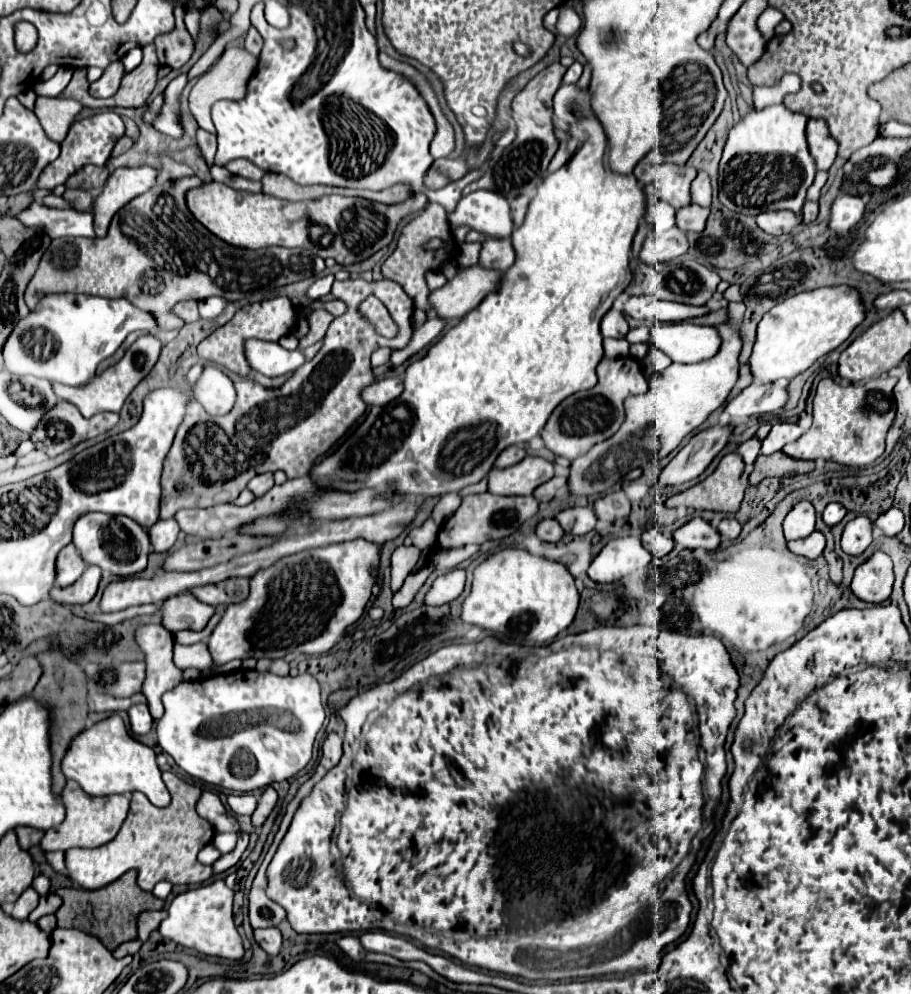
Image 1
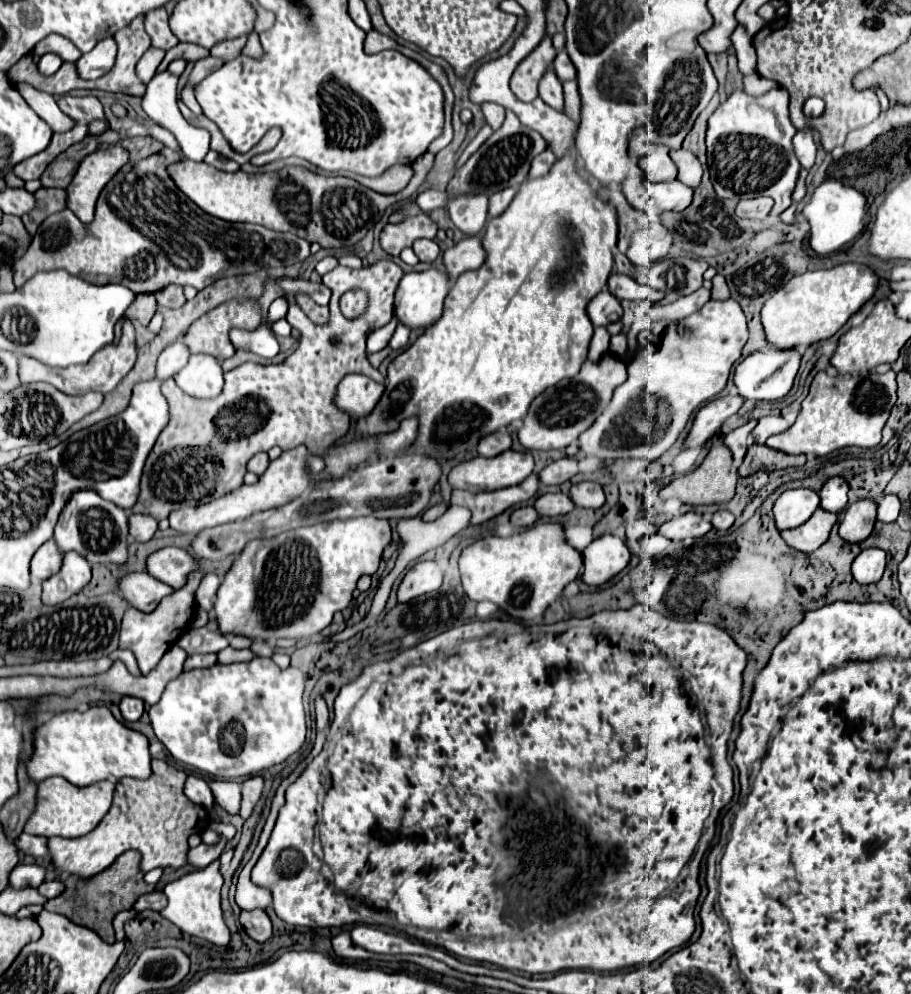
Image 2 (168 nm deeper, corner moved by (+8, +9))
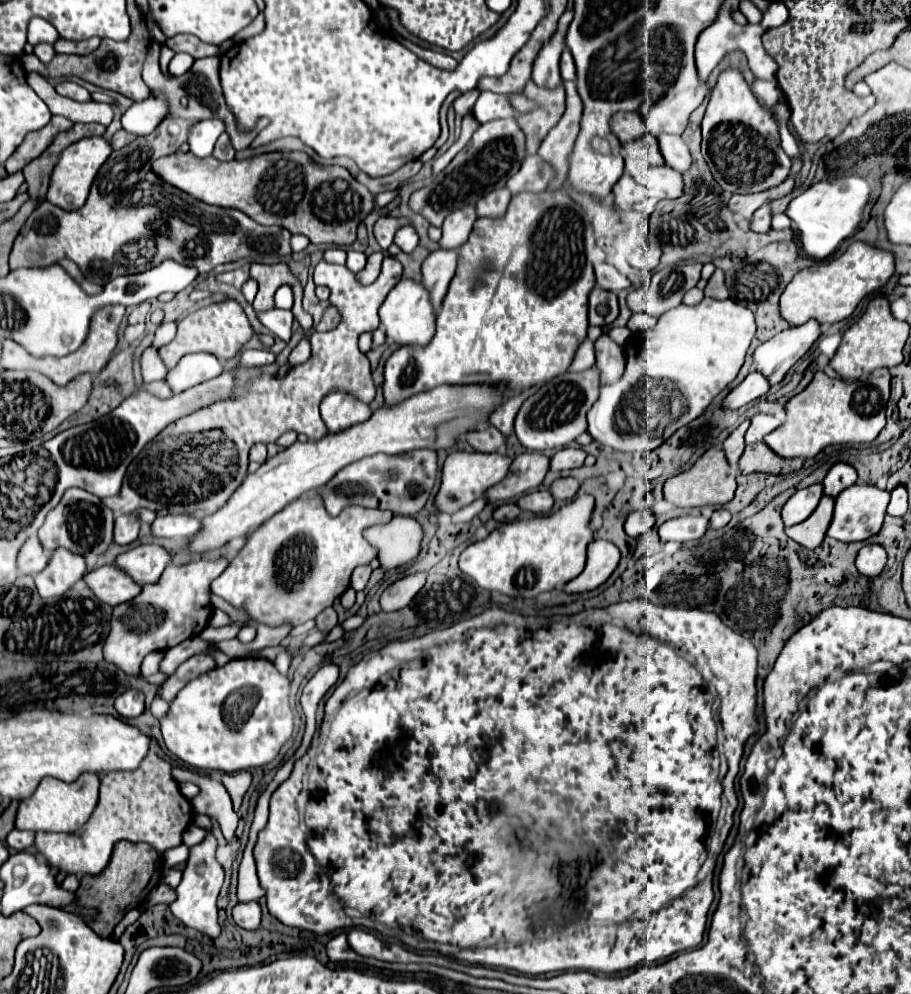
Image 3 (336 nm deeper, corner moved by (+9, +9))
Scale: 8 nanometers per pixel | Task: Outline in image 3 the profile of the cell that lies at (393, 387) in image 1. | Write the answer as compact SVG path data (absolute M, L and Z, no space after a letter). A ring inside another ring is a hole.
M343 390L329 392L321 402L321 418L325 420L329 432L339 432L365 422L371 418L371 414L373 412L367 402L361 402Z

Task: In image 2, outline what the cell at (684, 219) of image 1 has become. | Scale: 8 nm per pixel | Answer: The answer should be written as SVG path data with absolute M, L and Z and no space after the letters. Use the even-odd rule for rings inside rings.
M680 180L672 182L648 182L648 192L656 200L660 210L682 212L692 202L692 188L684 186Z

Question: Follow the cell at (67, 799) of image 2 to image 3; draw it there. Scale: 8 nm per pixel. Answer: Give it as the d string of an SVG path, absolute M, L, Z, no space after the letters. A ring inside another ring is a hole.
M83 774L79 782L63 782L57 778L43 778L43 782L37 786L33 796L21 800L17 810L15 828L19 830L33 830L33 832L73 832L87 822L99 802L99 786L101 780L95 774Z

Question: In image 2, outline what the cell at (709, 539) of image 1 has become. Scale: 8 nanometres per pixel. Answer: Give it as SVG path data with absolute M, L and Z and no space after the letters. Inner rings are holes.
M686 512L658 528L658 534L670 538L670 540L684 540L684 538L700 538L710 530L710 522L706 522L696 512Z

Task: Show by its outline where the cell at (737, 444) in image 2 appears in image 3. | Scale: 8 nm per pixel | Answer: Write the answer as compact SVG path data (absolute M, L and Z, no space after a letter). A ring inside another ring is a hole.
M745 420L737 430L733 430L731 432L731 436L723 442L723 450L725 450L725 454L727 454L727 460L729 460L729 464L731 464L731 468L733 470L737 470L737 462L739 462L739 458L741 458L741 454L743 454L743 448L745 448L745 432L747 432L747 428L749 428L749 420Z

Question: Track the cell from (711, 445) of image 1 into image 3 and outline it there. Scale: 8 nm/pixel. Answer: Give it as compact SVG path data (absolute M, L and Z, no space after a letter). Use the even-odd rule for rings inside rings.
M747 374L747 378L737 386L733 388L721 402L723 410L739 410L741 406L757 400L759 396L763 396L765 392L769 390L767 386L767 380L761 376L761 374Z

